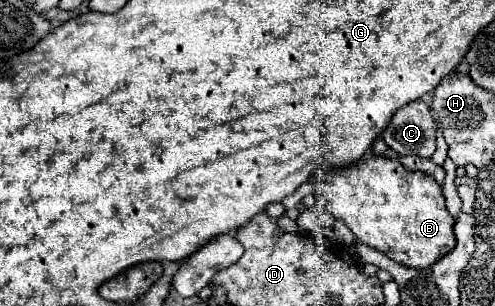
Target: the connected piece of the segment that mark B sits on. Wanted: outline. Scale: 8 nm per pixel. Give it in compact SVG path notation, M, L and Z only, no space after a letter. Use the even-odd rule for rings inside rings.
M367 155L365 159L351 163L347 167L317 169L315 175L317 175L317 193L325 197L325 211L329 211L335 219L343 221L361 243L385 253L397 263L415 269L425 269L453 249L455 245L453 219L445 207L441 185L437 185L437 181L431 175L417 171L413 173L405 169L397 159L385 155Z

